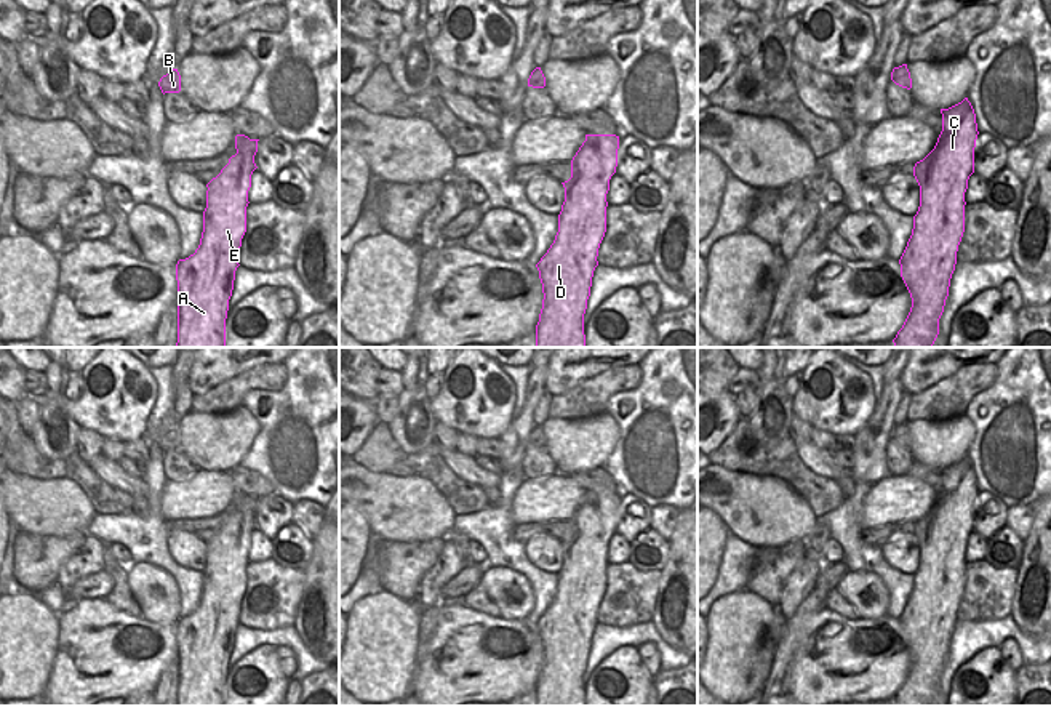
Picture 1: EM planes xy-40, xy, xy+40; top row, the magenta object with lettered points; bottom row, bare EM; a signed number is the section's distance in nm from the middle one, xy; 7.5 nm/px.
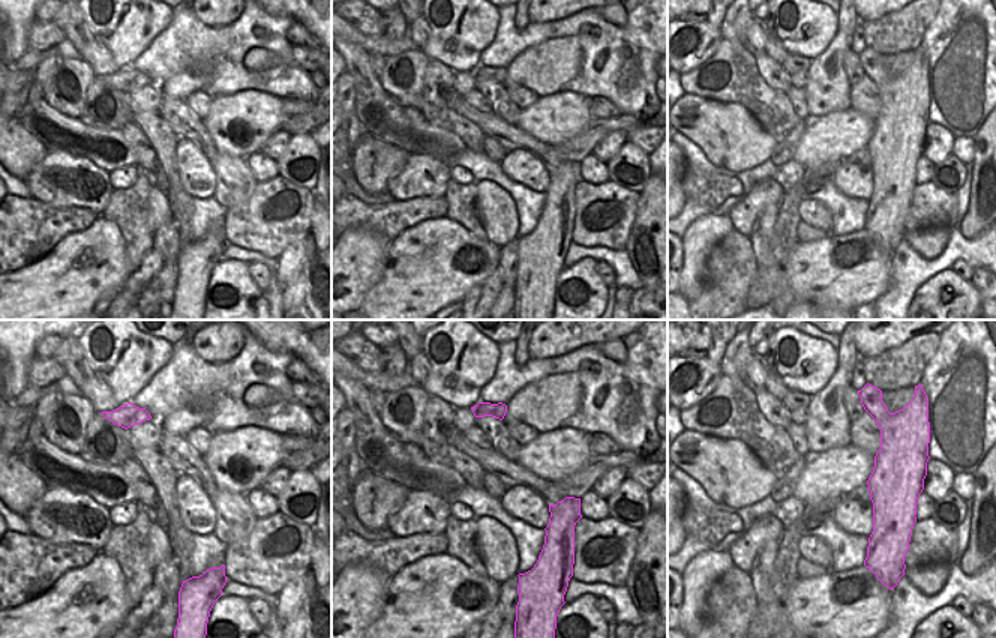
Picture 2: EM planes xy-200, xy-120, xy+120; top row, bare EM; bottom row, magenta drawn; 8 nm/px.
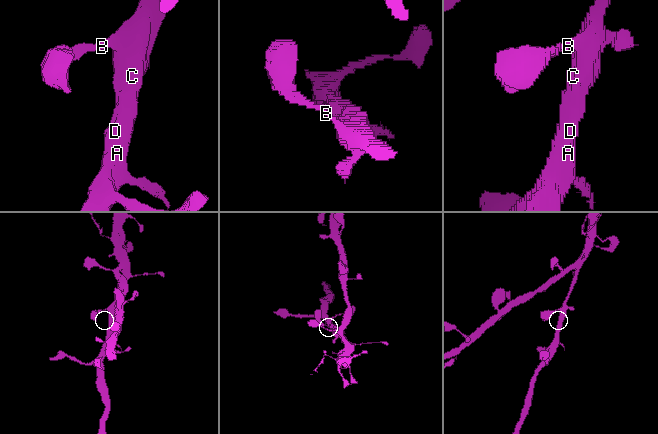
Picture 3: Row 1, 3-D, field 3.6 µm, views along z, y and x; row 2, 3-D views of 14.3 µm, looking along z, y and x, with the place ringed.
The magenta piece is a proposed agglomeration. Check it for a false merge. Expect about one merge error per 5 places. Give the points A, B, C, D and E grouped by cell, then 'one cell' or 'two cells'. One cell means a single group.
A B C D E | one cell

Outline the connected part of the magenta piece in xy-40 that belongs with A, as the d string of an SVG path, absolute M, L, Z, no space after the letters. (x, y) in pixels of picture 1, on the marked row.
M235 136L237 154L206 187L203 232L194 255L176 264L176 347L226 347L226 319L246 232L248 191L258 141Z

